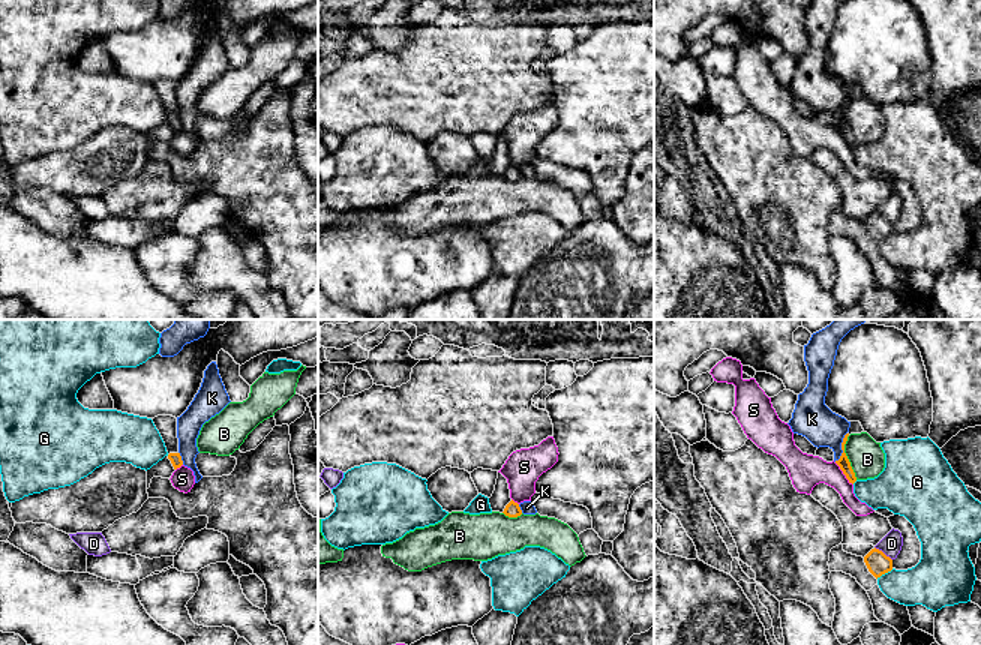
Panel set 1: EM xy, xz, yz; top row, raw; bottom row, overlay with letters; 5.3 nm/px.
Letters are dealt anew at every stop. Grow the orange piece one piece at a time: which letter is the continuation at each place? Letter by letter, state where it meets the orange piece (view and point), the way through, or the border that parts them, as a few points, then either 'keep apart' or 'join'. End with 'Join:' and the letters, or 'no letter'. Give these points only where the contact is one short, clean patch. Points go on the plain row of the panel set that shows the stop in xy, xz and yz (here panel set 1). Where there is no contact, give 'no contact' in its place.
B: meets orange in yz at (846, 122); border along yz (848, 99), (845, 119), (857, 143); keep apart
D: meets orange in yz at (882, 216); keep apart
G: meets orange in yz at (884, 237); keep apart
K: meets orange in yz at (842, 111); border along yz (846, 96), (842, 105), (842, 119), (834, 125); keep apart
S: meets orange in yz at (843, 137); border along yz (834, 126), (852, 149); keep apart
Join: no letter

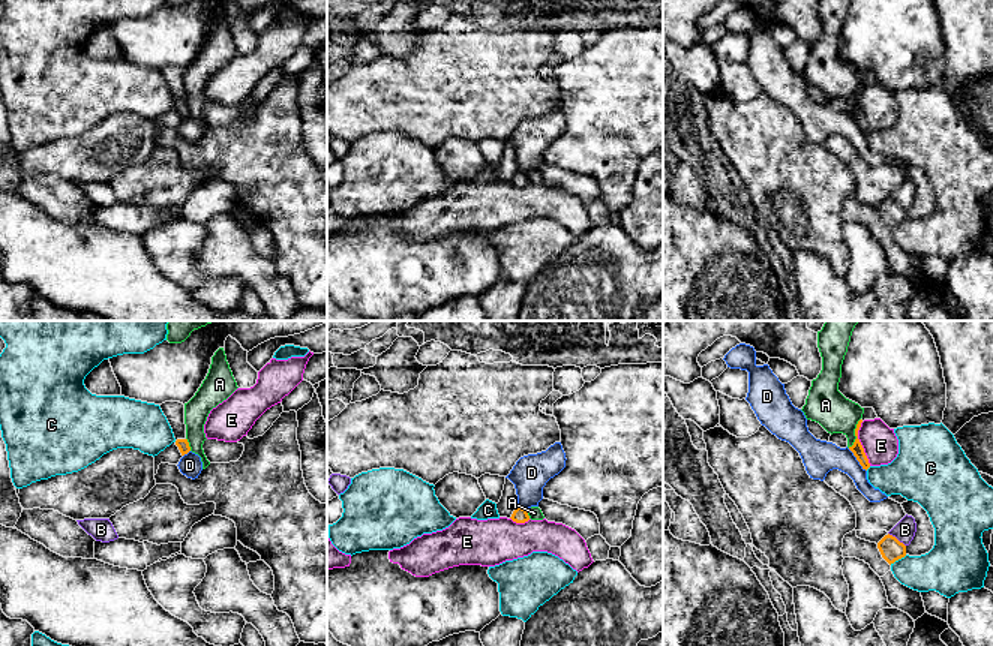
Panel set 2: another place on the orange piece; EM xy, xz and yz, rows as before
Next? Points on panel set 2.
A: meets orange in yz at (855, 98); border along yz (860, 83), (855, 92), (855, 105), (848, 111); keep apart
B: meets orange in yz at (896, 203); keep apart
C: meets orange in yz at (897, 224); keep apart
D: meets orange in yz at (857, 123); border along yz (848, 113), (866, 135); keep apart
E: meets orange in yz at (860, 108); border along yz (861, 86), (858, 105), (870, 129); keep apart
Join: no letter

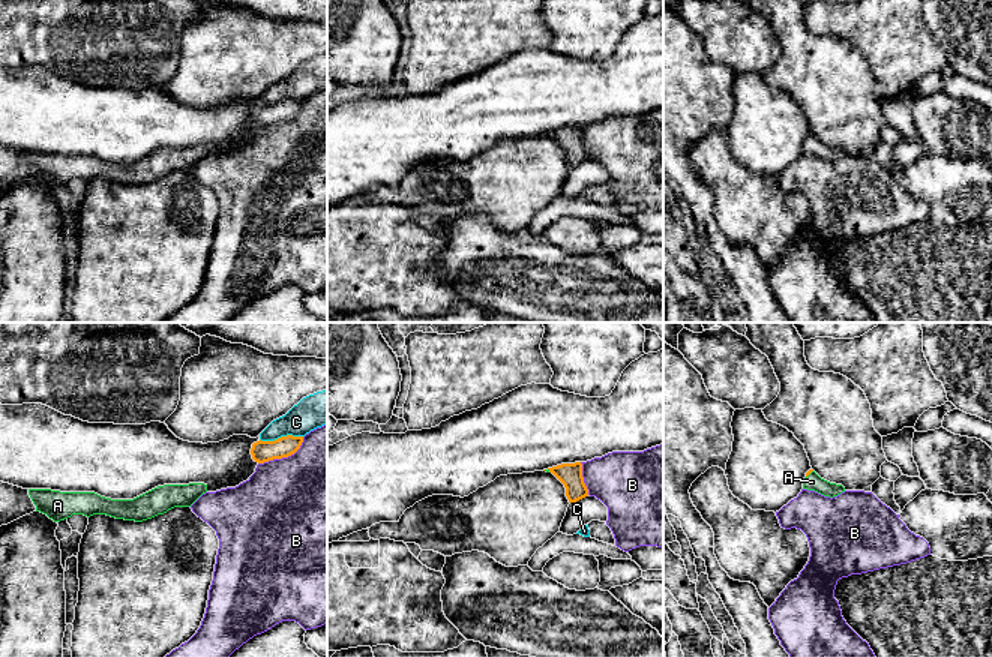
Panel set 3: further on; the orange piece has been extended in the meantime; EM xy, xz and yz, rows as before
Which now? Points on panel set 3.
A: meets orange in yz at (809, 137); runs through yz (809, 135), (809, 137), (812, 146); join
B: meets orange in xy at (284, 120); keep apart
C: meets orange in xy at (281, 101); keep apart
Join: A

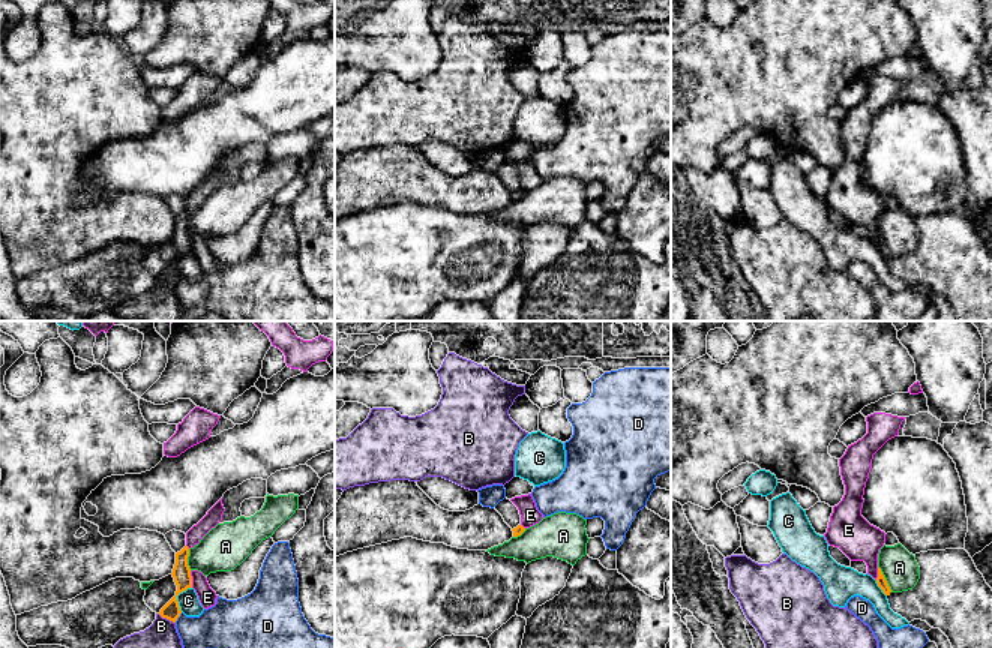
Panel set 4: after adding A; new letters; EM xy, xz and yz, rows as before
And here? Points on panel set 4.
A: meets orange in yz at (884, 243); keep apart
B: meets orange in xy at (167, 282); border along xy (158, 278), (174, 287); keep apart
C: meets orange in xy at (176, 261); border along xy (191, 251), (177, 260), (180, 275); keep apart
D: meets orange in xy at (179, 279); keep apart
E: meets orange in xy at (191, 243); border along xy (189, 236), (192, 251); keep apart
Join: no letter

